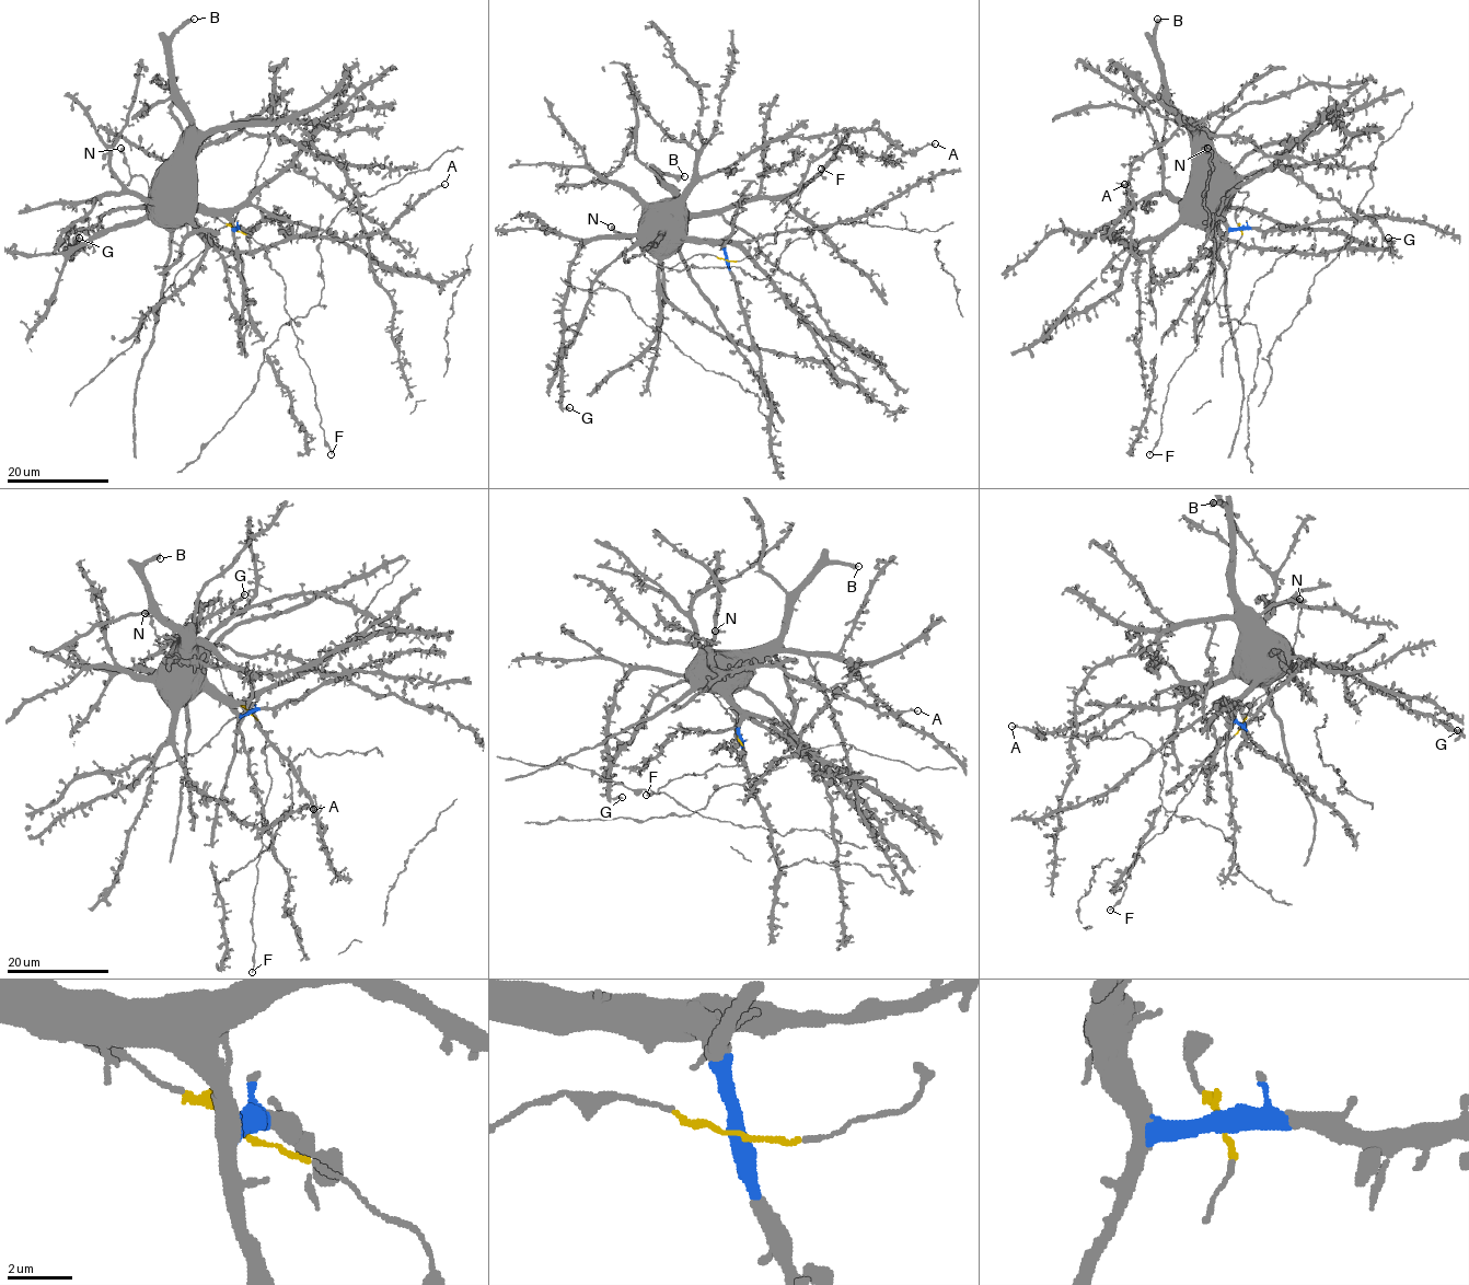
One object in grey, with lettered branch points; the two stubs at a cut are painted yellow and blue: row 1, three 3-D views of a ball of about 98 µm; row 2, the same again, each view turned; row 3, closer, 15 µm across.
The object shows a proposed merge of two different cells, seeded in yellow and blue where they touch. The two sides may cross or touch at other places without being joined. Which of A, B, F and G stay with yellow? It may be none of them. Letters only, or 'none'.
F

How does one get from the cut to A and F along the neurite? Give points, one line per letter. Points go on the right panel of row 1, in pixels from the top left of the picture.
A: (1240, 230), (1215, 211), (1187, 213), (1148, 251), (1133, 250), (1110, 234), (1131, 205), (1123, 184)
F: (1240, 230), (1230, 266), (1216, 299), (1210, 305), (1194, 350), (1168, 384), (1160, 435), (1149, 454)

